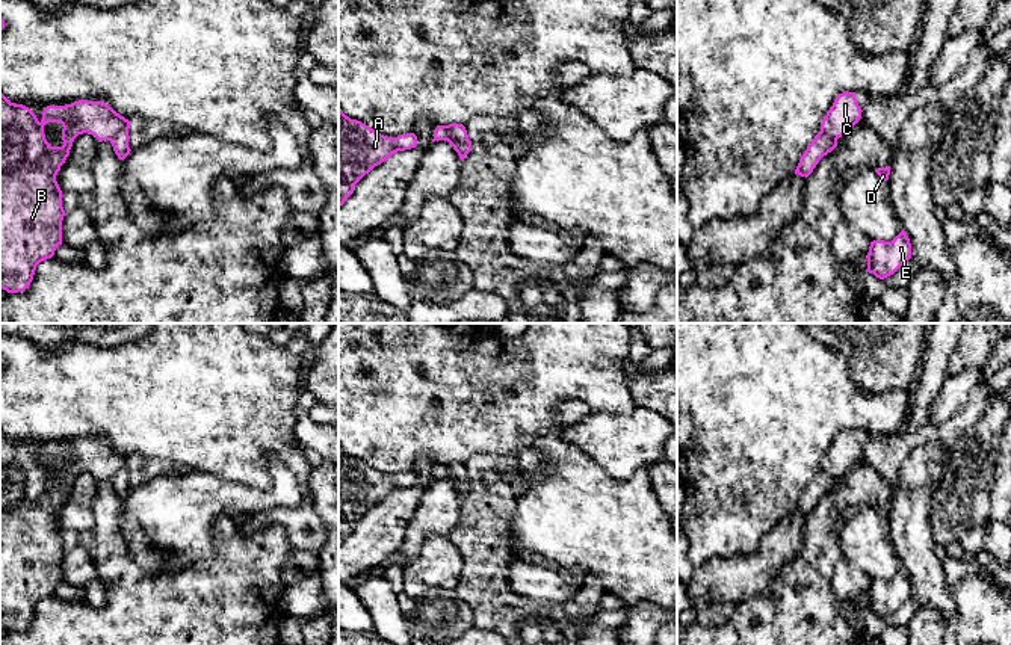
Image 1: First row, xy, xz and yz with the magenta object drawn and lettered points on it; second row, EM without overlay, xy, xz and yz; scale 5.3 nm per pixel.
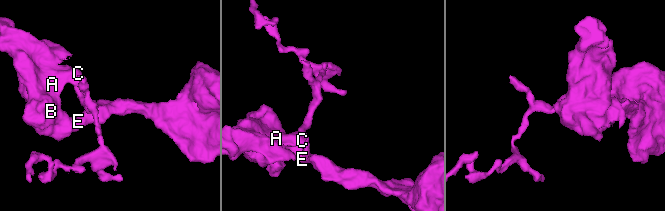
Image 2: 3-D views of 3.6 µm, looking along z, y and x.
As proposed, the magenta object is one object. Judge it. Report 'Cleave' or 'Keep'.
Cleave

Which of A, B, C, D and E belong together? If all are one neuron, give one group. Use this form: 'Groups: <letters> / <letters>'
Groups: A B C E / D

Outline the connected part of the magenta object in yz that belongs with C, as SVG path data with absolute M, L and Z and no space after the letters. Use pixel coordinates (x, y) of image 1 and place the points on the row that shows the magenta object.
M855 92L839 94L821 122L821 131L839 139L860 121L861 112Z

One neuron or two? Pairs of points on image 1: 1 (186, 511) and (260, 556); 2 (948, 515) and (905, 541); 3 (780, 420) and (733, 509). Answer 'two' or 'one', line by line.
1: two
2: two
3: one

